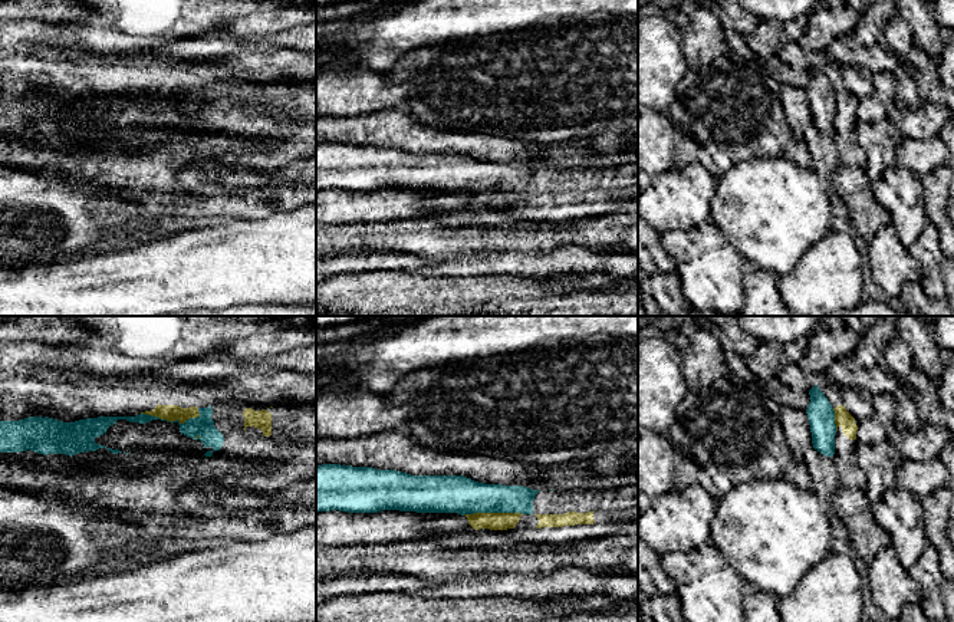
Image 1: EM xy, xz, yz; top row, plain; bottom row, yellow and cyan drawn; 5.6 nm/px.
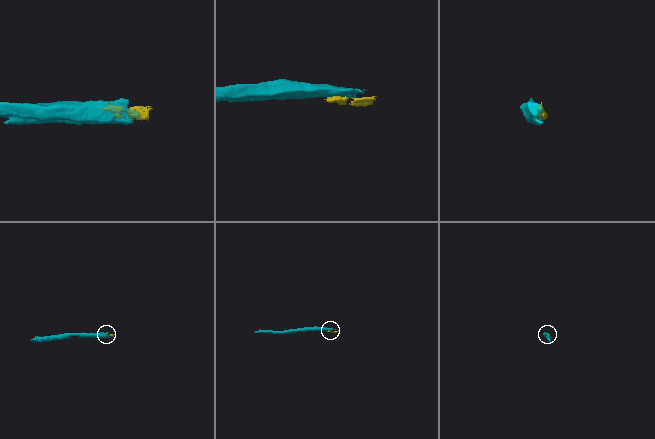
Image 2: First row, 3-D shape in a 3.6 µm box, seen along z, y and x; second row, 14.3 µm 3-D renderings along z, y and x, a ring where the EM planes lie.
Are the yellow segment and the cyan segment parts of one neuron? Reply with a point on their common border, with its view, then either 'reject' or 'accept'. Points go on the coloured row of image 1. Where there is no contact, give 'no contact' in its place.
meets yellow in xy at (171, 421); reject

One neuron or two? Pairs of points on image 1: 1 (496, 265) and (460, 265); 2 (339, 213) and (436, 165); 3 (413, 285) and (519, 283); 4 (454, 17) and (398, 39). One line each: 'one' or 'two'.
1: one
2: two
3: one
4: one

